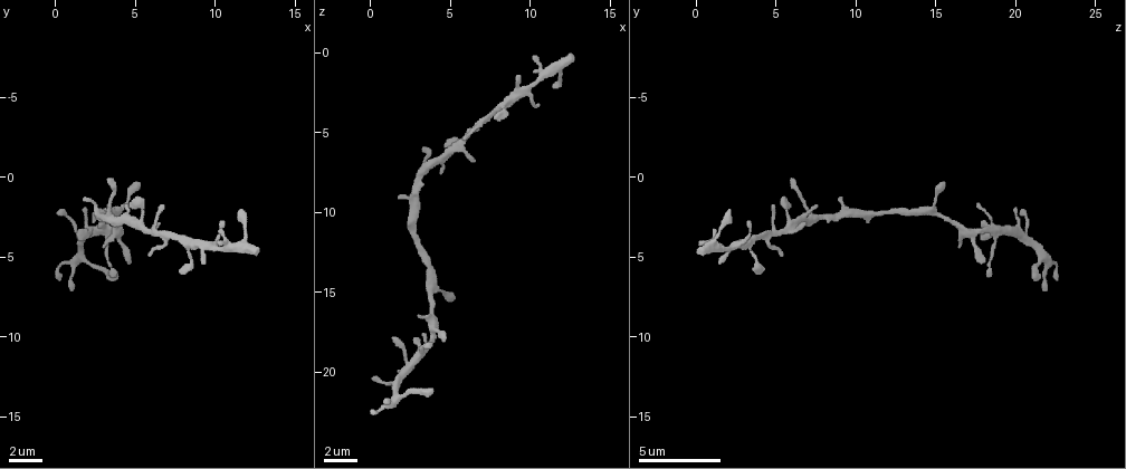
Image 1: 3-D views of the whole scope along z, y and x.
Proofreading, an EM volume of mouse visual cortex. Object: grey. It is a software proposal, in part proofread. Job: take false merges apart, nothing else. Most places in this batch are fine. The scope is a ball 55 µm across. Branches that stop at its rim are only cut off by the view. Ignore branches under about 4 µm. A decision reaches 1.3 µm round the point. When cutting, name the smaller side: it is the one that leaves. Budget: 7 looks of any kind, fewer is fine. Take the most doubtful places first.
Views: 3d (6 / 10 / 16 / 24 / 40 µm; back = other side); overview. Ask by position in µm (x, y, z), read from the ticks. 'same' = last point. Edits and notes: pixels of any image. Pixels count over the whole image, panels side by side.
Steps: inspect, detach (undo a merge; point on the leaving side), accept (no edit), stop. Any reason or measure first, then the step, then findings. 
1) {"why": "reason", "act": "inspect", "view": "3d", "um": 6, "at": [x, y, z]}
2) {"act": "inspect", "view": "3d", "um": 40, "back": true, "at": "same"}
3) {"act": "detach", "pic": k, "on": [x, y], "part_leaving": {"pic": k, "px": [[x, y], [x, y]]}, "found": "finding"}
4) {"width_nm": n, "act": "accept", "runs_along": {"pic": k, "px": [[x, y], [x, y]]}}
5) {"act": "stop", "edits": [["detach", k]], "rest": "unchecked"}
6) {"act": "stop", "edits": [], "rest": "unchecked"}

{"why": "looks like a crossing", "act": "inspect", "view": "3d", "um": 10, "at": [1.8, 5.2, 21.6]}

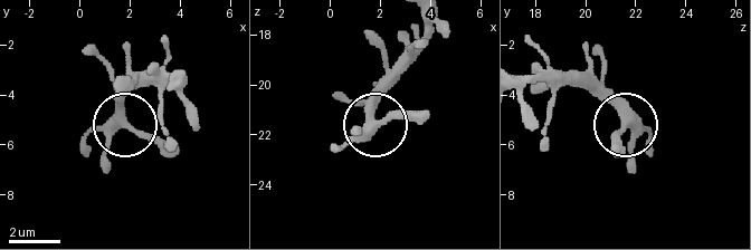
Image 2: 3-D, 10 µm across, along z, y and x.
{"act": "inspect", "view": "3d", "um": 10, "back": true, "at": [1.7, 5.1, 21.6]}

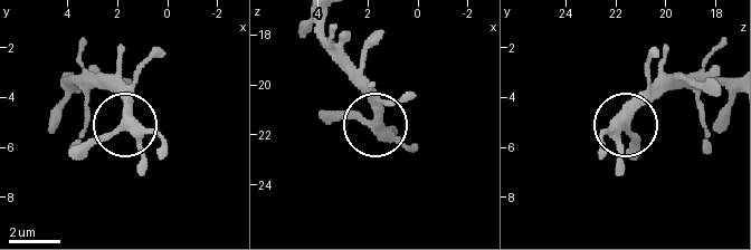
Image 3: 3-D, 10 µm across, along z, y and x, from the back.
{"width_nm": 350, "act": "accept", "found": "continuous, no second cell"}

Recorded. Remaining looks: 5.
{"why": "sudden change in width", "act": "inspect", "view": "3d", "um": 6, "at": [5.8, 3.6, 5.6]}

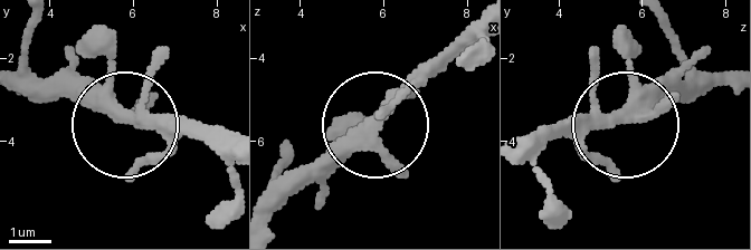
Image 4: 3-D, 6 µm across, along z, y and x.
{"act": "inspect", "view": "3d", "um": 6, "back": true, "at": [5.95, 3.35, 5.45]}

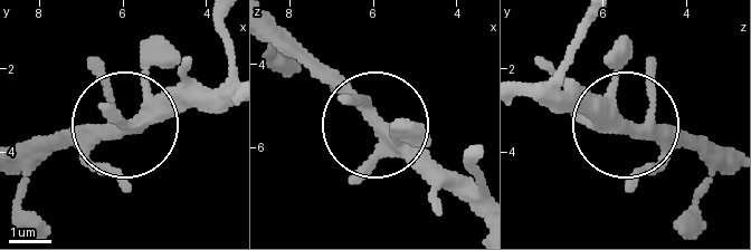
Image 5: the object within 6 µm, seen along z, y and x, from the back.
{"act": "accept", "runs_along": {"pic": 5, "px": [[532, 89], [586, 97], [628, 125], [700, 140]]}, "found": "continuous, no second cell"}

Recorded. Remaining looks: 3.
{"why": "arms part here", "act": "inspect", "view": "3d", "um": 10, "at": [2.6, 2.0, 9.8]}

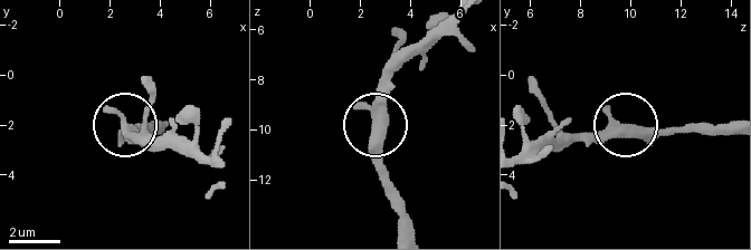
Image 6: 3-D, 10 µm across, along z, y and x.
{"width_nm": 370, "act": "accept", "runs_along": {"pic": 6, "px": [[383, 130], [377, 116], [383, 67]]}, "found": "one cell here"}

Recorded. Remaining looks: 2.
{"why": "narrows sharply", "act": "inspect", "view": "3d", "um": 16, "at": [4.0, 2.6, 15.8]}

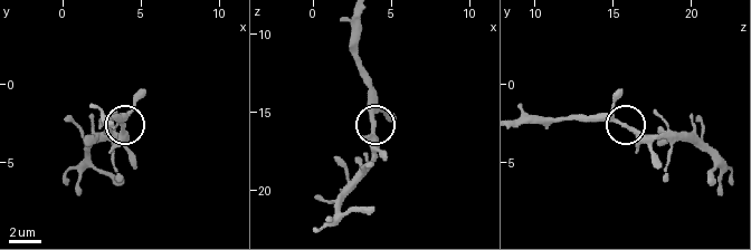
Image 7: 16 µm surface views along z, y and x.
{"act": "accept", "found": "continuous, no second cell"}

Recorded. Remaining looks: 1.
{"act": "stop", "edits": [], "rest": "unchecked"}

